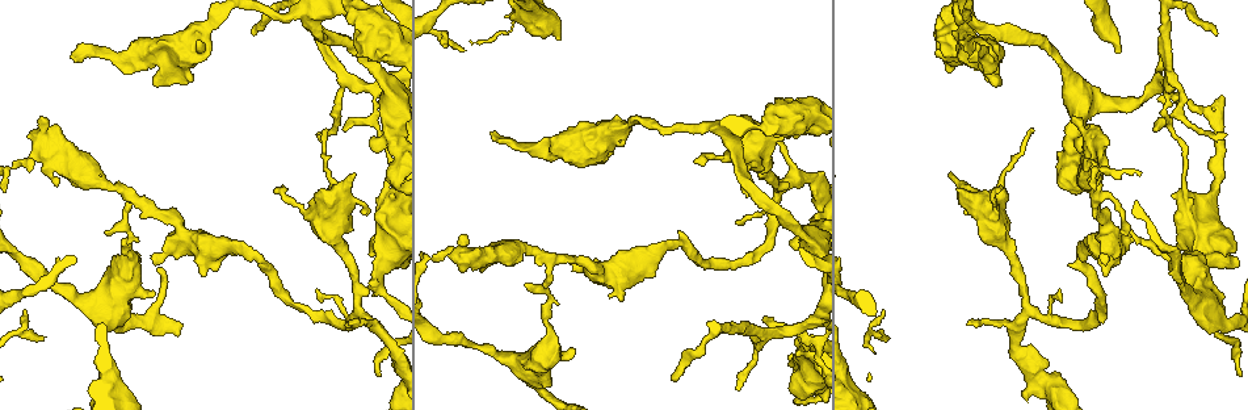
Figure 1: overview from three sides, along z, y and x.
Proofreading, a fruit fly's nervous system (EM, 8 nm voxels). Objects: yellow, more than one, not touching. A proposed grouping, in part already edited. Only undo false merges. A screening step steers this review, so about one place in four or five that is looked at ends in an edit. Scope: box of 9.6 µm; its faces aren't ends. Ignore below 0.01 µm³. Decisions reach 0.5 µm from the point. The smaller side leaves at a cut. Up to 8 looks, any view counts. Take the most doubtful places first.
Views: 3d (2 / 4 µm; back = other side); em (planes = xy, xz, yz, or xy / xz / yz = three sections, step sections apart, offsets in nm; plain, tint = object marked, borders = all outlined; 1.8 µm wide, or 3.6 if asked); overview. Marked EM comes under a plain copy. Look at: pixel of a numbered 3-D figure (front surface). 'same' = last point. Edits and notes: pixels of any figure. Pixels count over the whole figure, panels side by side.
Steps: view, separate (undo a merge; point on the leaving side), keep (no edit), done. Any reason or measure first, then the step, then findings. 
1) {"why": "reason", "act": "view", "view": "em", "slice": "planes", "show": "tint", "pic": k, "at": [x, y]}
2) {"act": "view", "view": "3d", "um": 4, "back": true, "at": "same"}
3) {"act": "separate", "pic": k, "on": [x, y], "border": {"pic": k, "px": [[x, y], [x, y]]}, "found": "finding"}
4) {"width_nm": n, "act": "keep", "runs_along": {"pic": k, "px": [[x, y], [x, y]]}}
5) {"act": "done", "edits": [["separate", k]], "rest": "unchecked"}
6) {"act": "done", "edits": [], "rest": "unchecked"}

{"act": "view", "view": "3d", "um": 4, "pic": 1, "at": [1184, 262]}

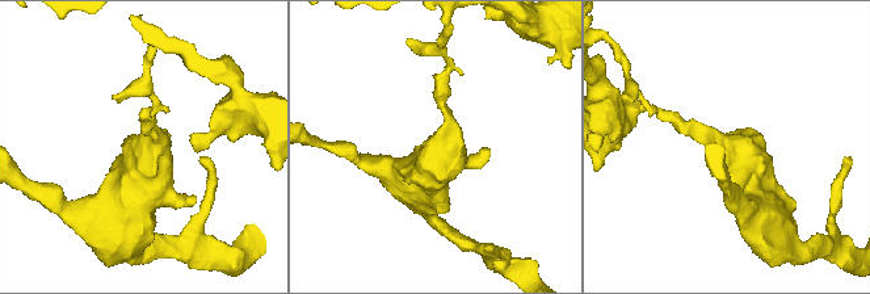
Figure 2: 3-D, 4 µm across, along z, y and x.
{"why": "shape alone is not enough", "act": "view", "view": "em", "um": 3.6, "slice": "xz", "step": 8, "show": "tint", "pic": 2, "at": [139, 150]}

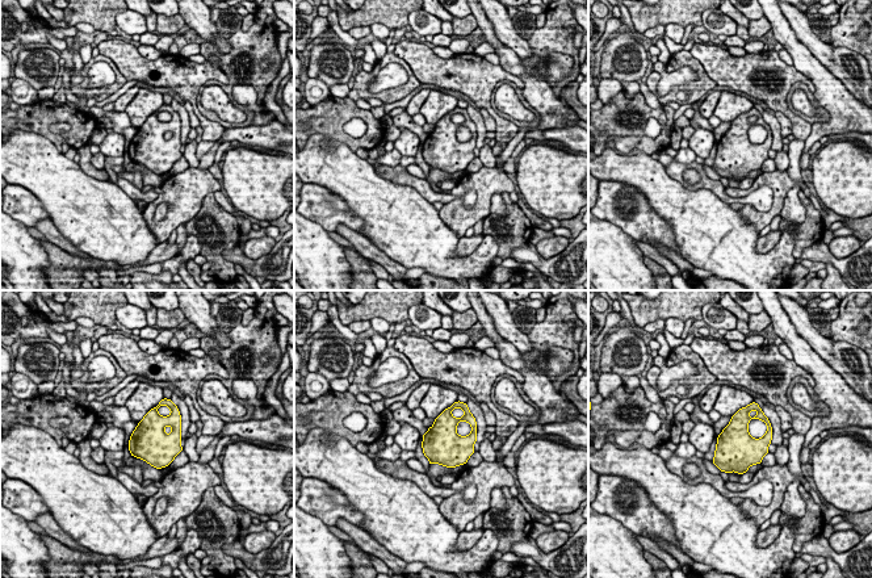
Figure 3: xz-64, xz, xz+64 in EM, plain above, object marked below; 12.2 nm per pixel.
{"why": "cut it another way", "act": "view", "view": "em", "um": 3.6, "slice": "xy", "step": 16, "show": "tint", "at": "same"}

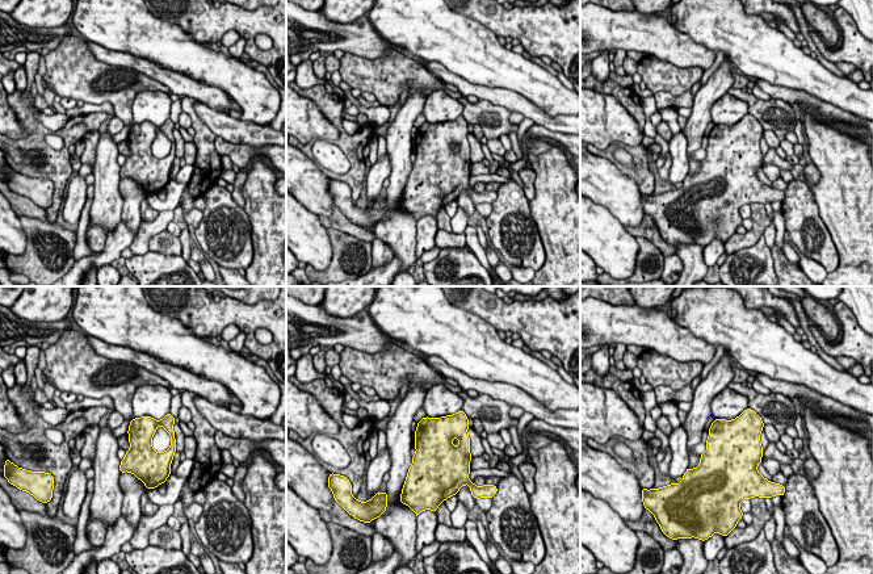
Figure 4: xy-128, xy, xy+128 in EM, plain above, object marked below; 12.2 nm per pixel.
{"act": "keep", "found": "continuous, no second cell"}

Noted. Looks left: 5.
{"why": "sharp bend", "act": "view", "view": "3d", "um": 4, "pic": 1, "at": [385, 42]}

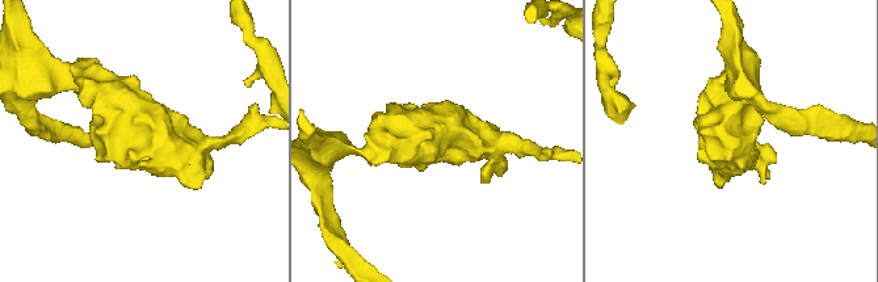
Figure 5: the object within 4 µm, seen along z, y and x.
{"act": "view", "view": "em", "um": 3.6, "slice": "planes", "show": "tint", "pic": 5, "at": [442, 145]}

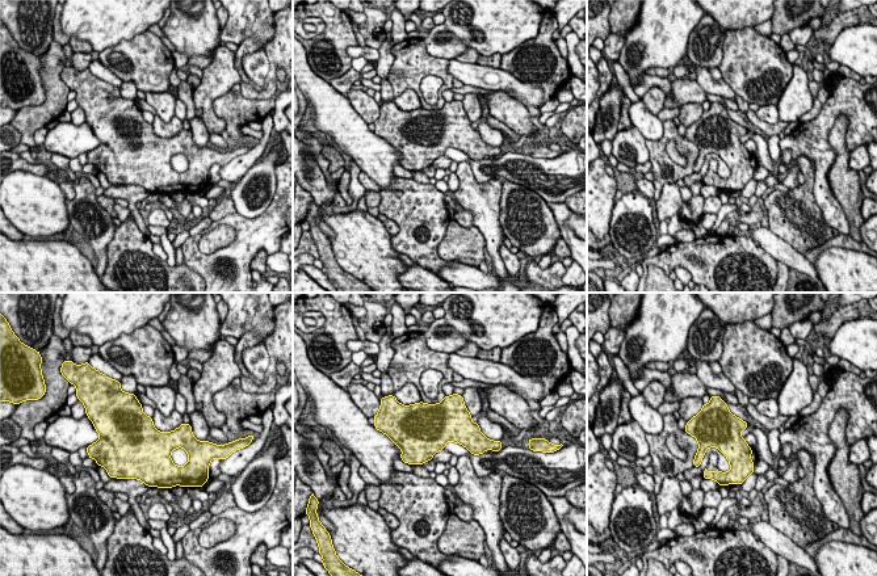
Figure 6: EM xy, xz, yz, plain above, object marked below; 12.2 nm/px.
{"width_nm": 400, "act": "keep", "found": "one cell here"}

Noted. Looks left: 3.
{"why": "sharp bend", "act": "view", "view": "em", "um": 3.6, "slice": "xz", "step": 4, "show": "tint", "pic": 1, "at": [390, 174]}

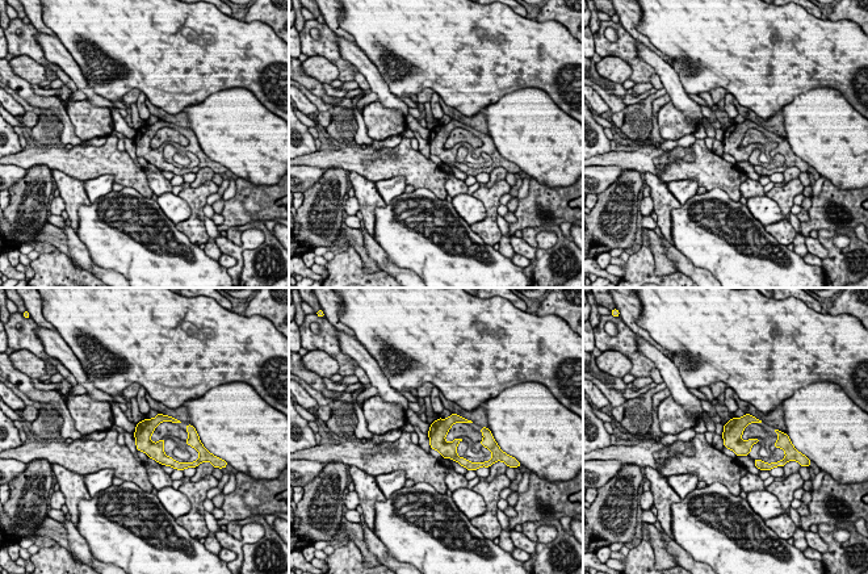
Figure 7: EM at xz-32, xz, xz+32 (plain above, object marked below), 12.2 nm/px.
{"act": "view", "view": "em", "um": 3.6, "slice": "planes", "show": "borders", "at": "same"}

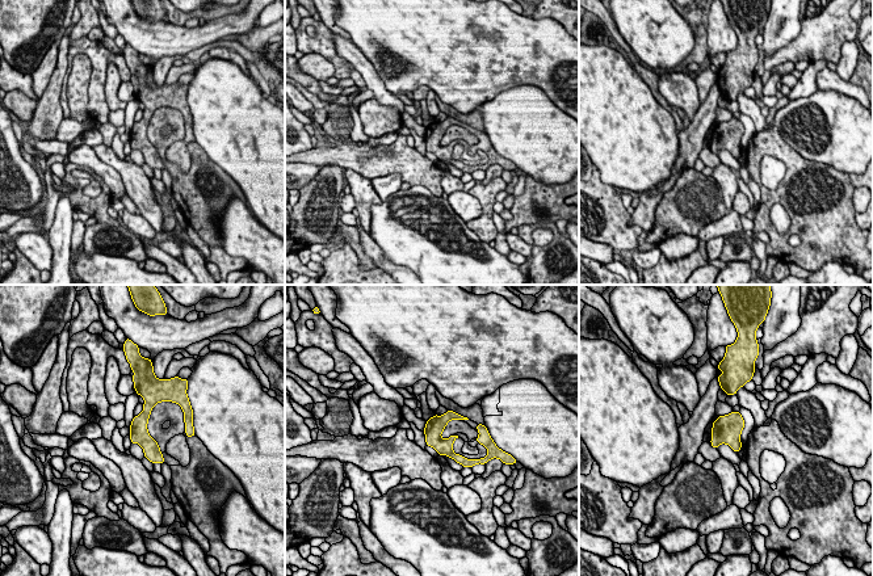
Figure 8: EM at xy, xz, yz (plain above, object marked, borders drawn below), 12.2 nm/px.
{"act": "keep", "runs_along": {"pic": 8, "px": [[146, 395], [142, 437], [159, 459]]}, "found": "all the same cell"}

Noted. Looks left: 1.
{"act": "done", "edits": [], "rest": "unchecked"}

